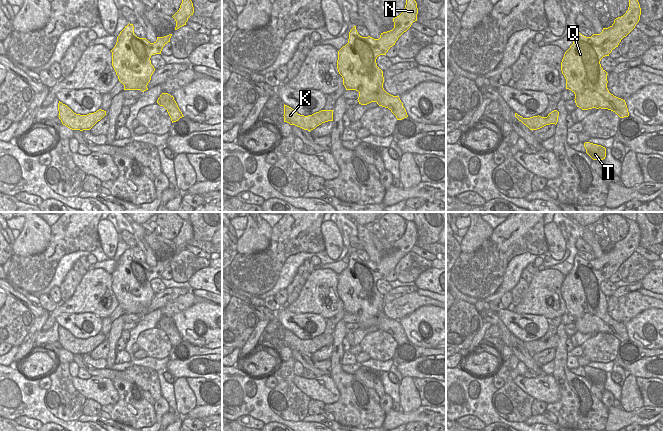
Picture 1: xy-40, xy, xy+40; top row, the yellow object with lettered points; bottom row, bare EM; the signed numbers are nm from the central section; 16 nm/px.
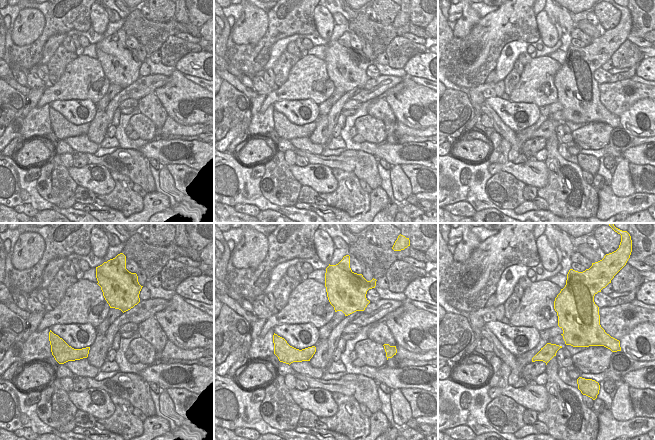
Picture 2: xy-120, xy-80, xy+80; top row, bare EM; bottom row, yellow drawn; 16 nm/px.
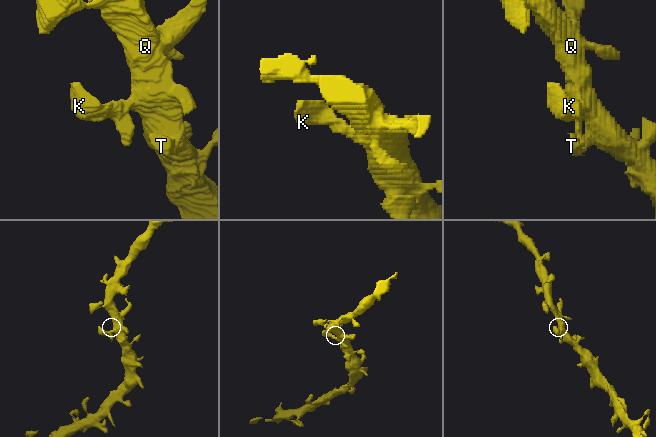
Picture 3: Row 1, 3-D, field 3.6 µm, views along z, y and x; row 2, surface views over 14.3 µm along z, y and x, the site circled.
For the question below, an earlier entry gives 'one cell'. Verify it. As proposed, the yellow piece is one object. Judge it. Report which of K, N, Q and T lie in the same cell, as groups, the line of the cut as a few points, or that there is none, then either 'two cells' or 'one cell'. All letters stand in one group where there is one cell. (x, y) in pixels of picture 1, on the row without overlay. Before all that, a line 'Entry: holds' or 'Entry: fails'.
Entry: holds
K N Q T; no cut; one cell

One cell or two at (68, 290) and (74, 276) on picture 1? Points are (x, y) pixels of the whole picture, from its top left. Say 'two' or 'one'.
one

